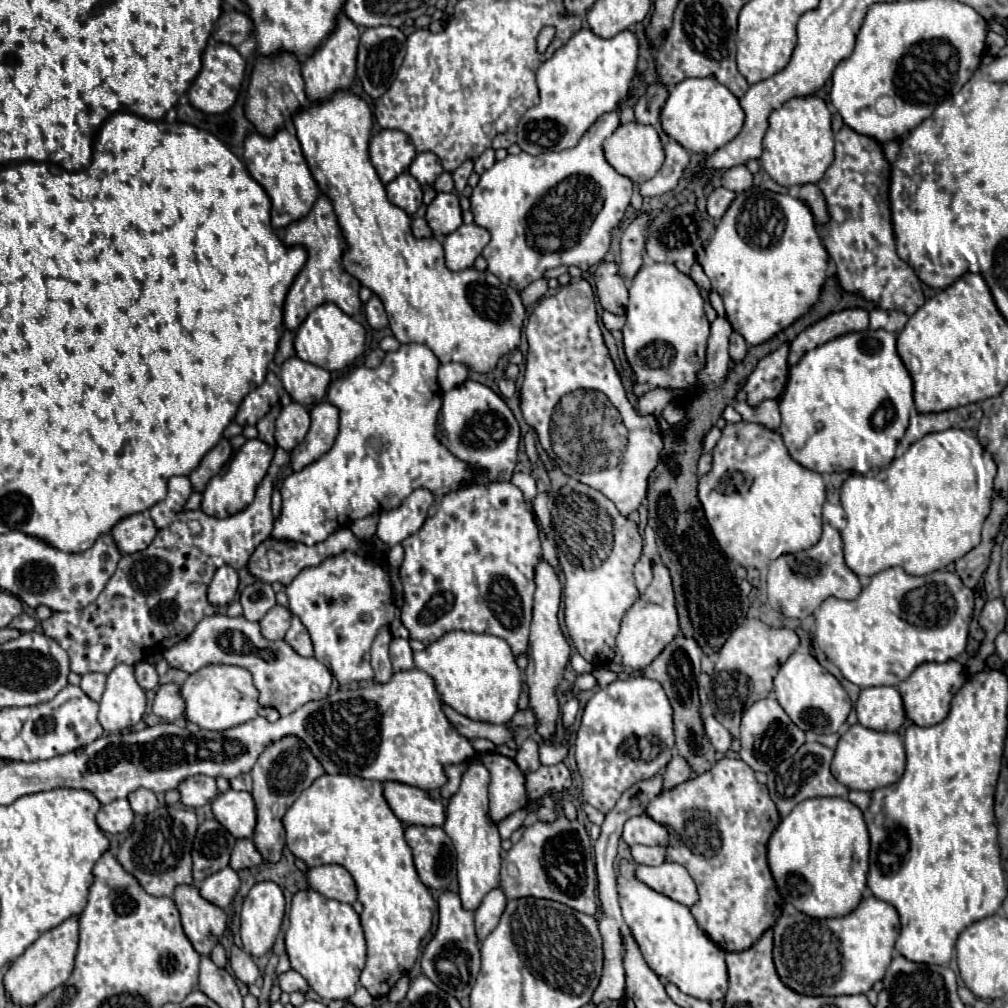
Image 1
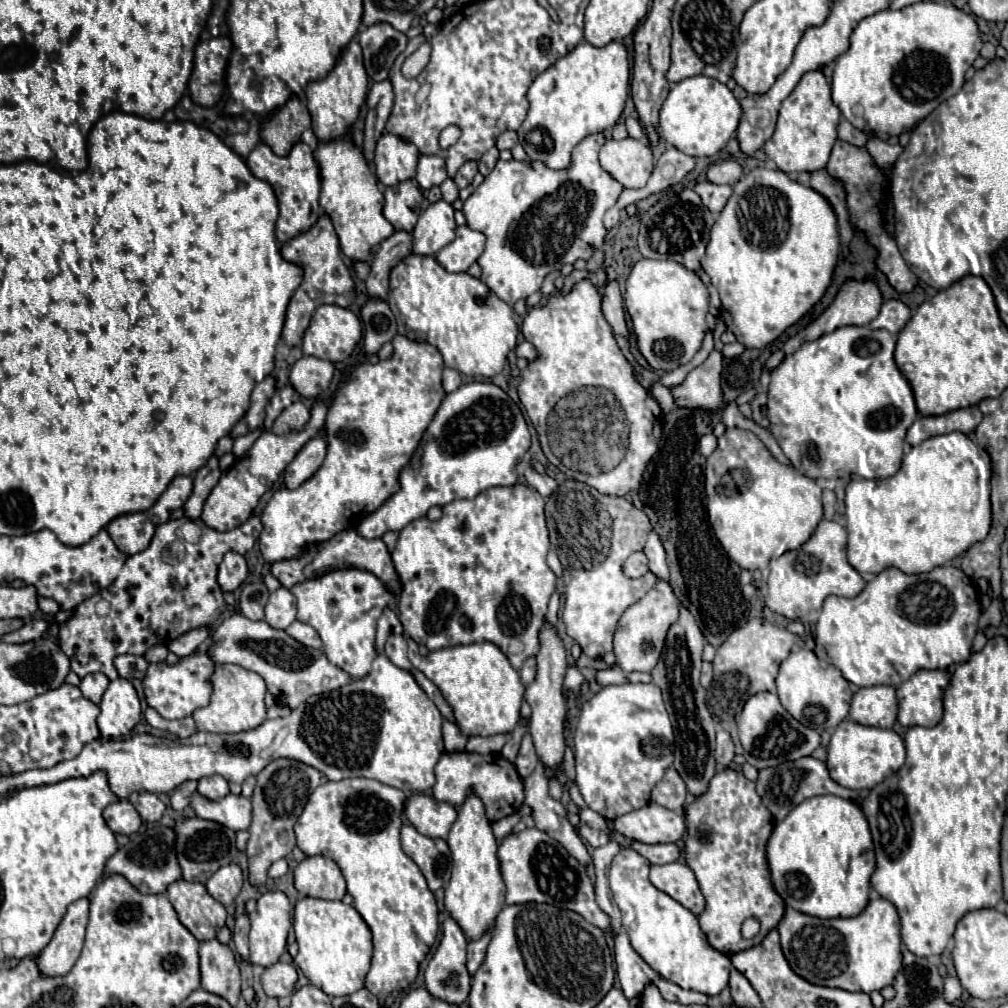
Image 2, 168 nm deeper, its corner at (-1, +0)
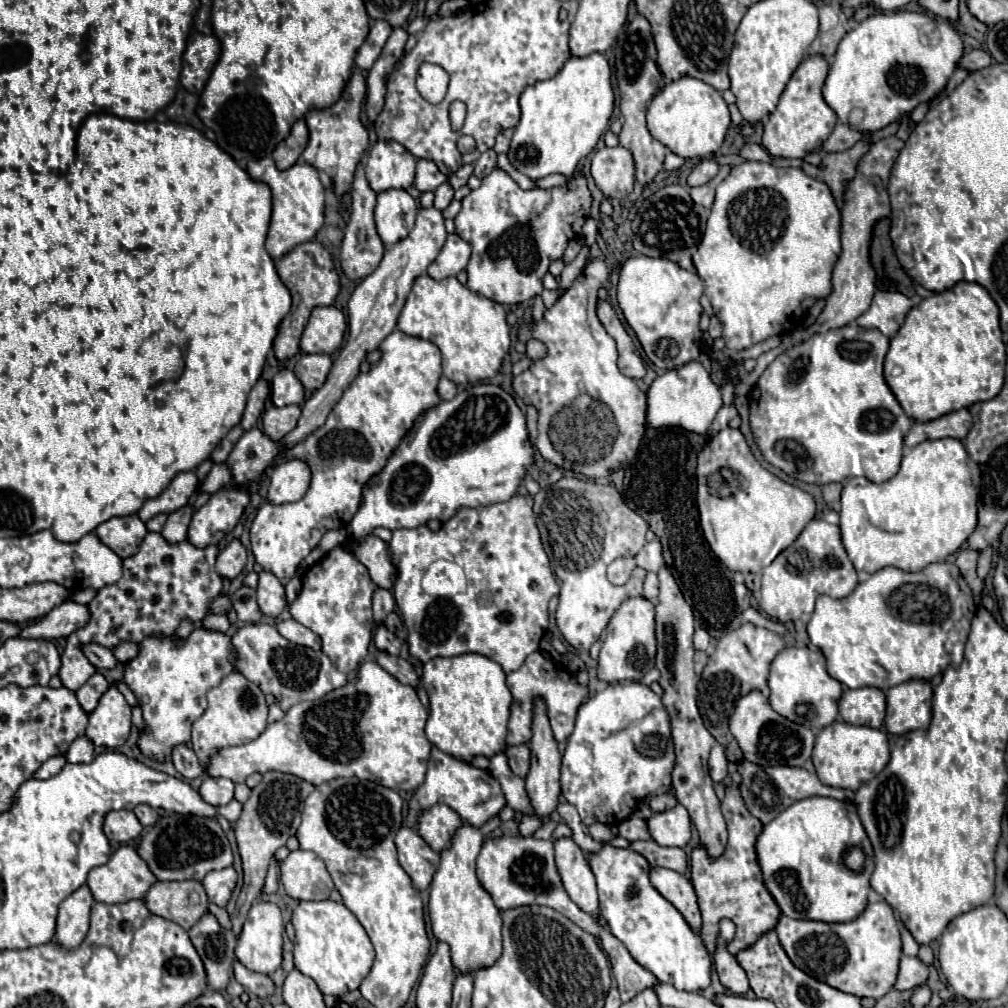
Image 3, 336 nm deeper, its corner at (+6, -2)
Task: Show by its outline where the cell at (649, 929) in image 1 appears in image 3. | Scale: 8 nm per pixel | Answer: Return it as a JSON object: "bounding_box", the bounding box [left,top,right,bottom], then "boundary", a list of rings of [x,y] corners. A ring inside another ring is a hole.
{"bounding_box":[586,844,710,992],"boundary":[[[604,844],[600,852],[586,854],[586,860],[596,876],[600,914],[610,926],[610,932],[628,948],[632,958],[648,968],[660,982],[672,984],[676,990],[700,992],[710,986],[710,954],[702,938],[686,924],[682,914],[650,884],[650,864],[644,856],[632,850]]]}

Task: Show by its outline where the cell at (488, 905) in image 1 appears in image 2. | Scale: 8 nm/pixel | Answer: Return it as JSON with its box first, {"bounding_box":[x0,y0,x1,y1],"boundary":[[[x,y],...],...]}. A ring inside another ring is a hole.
{"bounding_box":[467,928,491,974],"boundary":[[[491,928],[481,938],[469,940],[469,946],[467,946],[467,968],[469,968],[471,974],[481,966],[489,940],[491,940]]]}

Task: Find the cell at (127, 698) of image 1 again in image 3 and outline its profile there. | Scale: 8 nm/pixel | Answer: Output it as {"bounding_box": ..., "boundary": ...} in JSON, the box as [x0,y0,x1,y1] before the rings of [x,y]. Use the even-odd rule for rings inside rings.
{"bounding_box":[86,686,130,748],"boundary":[[[110,686],[108,692],[100,698],[96,710],[88,716],[86,736],[96,746],[118,748],[130,736],[130,706],[116,686]]]}

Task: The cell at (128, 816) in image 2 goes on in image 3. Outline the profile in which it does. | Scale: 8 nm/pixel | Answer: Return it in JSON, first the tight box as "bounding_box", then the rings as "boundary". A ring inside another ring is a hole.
{"bounding_box":[104,810,144,844],"boundary":[[[112,810],[106,814],[104,832],[106,832],[108,840],[116,840],[120,844],[126,844],[126,842],[132,842],[134,838],[138,838],[142,830],[144,828],[138,822],[136,814],[130,810]]]}

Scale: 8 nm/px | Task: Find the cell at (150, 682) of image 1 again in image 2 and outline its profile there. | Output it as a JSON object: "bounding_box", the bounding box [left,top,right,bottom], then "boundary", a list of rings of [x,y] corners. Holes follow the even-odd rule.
{"bounding_box":[115,654,149,680],"boundary":[[[123,654],[115,658],[115,668],[119,672],[119,676],[127,678],[127,680],[143,680],[145,672],[147,672],[149,662],[143,656],[131,656],[131,654]]]}

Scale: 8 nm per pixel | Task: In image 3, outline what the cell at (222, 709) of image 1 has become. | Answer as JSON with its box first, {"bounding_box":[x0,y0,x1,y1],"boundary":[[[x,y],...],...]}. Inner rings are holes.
{"bounding_box":[192,672,268,766],"boundary":[[[240,672],[228,674],[218,686],[208,690],[208,708],[192,726],[192,748],[200,760],[200,766],[208,764],[210,756],[220,752],[220,748],[240,746],[260,736],[260,732],[264,732],[268,724],[266,716],[268,716],[268,704],[260,688],[252,684],[248,678],[244,678]]]}

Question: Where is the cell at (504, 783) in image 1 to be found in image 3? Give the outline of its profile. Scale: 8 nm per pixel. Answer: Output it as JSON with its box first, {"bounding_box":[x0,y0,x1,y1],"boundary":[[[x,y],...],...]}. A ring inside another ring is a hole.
{"bounding_box":[406,746,506,828],"boundary":[[[436,746],[432,748],[432,754],[428,758],[428,772],[426,772],[426,780],[414,790],[410,802],[408,802],[408,816],[406,816],[406,826],[408,828],[416,828],[418,826],[418,818],[424,810],[436,806],[436,804],[446,804],[452,810],[456,810],[460,814],[460,818],[466,824],[472,824],[474,828],[480,828],[484,822],[488,822],[490,818],[494,818],[506,804],[500,784],[492,778],[490,772],[478,770],[468,762],[456,760],[444,752],[440,752]]]}

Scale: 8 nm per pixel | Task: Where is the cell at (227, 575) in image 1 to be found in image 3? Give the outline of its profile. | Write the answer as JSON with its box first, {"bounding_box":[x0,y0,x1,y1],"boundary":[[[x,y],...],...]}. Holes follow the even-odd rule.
{"bounding_box":[216,538,246,580],"boundary":[[[234,538],[216,558],[216,570],[220,576],[234,580],[246,564],[246,548],[238,538]]]}

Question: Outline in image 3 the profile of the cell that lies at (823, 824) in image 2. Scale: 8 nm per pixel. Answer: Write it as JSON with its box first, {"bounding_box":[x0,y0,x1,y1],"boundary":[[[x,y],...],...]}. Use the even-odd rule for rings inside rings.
{"bounding_box":[756,796,874,922],"boundary":[[[822,796],[794,802],[762,828],[756,840],[756,854],[764,884],[788,918],[848,922],[860,916],[868,904],[874,850],[852,802]],[[854,846],[864,854],[860,870],[844,864],[848,850]]]}

